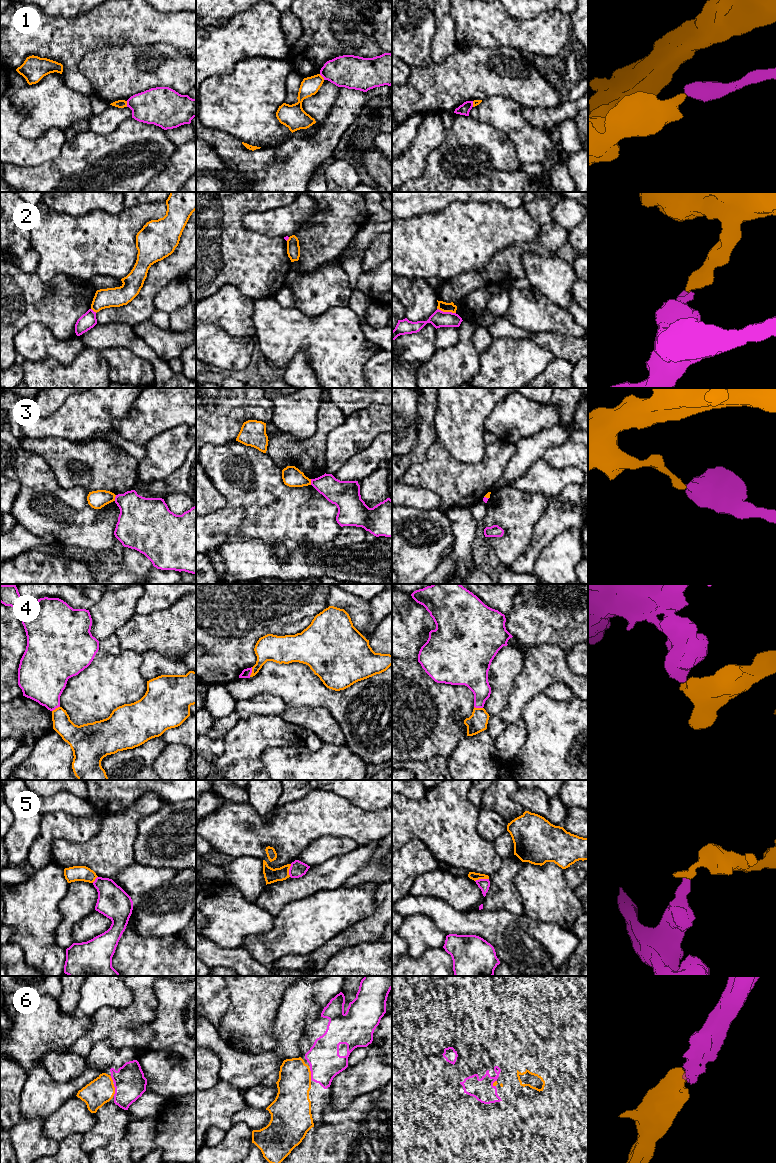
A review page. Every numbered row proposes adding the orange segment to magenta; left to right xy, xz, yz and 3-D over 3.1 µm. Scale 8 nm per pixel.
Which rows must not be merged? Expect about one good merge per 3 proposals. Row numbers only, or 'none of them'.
1, 2, 3, 4, 5

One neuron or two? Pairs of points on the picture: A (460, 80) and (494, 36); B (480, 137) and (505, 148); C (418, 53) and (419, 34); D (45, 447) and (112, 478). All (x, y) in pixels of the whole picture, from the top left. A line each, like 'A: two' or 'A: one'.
A: two
B: one
C: one
D: one

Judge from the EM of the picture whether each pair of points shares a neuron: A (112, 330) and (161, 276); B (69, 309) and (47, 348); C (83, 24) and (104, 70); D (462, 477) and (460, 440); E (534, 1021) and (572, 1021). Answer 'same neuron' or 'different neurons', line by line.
A: different neurons
B: different neurons
C: different neurons
D: different neurons
E: different neurons

